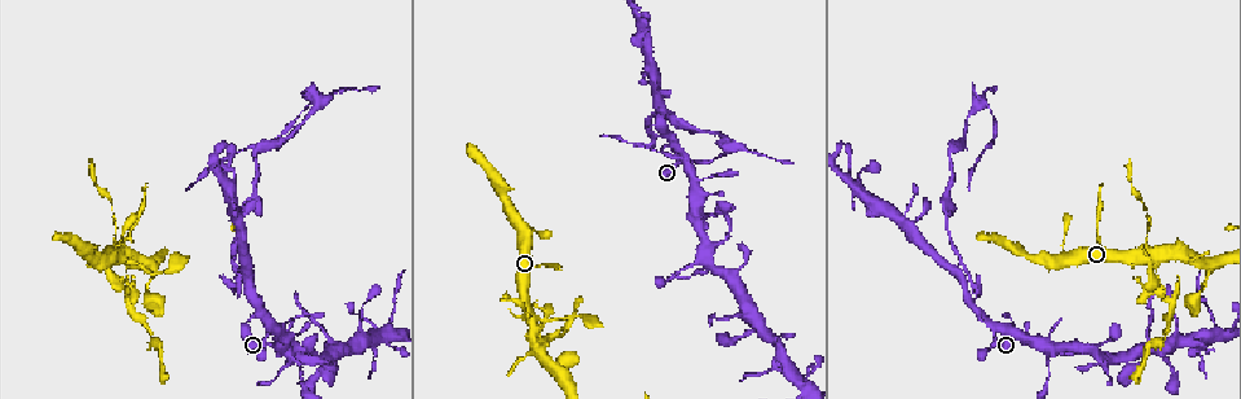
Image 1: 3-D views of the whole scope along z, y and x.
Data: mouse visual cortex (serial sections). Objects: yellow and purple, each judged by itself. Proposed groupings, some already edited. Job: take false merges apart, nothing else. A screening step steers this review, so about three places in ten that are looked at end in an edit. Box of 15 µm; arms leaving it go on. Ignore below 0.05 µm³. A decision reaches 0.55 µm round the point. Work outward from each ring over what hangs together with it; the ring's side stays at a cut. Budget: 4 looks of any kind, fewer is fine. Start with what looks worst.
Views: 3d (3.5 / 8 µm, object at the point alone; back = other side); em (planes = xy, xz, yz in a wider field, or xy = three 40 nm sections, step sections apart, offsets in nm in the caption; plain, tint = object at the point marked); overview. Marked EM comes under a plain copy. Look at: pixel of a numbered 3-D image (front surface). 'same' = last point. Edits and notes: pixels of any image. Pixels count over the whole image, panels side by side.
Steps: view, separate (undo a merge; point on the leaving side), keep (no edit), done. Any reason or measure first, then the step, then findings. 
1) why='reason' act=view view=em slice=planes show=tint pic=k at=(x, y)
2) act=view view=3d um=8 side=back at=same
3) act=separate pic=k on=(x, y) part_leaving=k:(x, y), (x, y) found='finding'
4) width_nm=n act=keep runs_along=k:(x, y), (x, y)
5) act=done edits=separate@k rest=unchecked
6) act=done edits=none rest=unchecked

why='narrows sharply' act=view view=3d um=3.5 pic=1 at=(1147, 232)

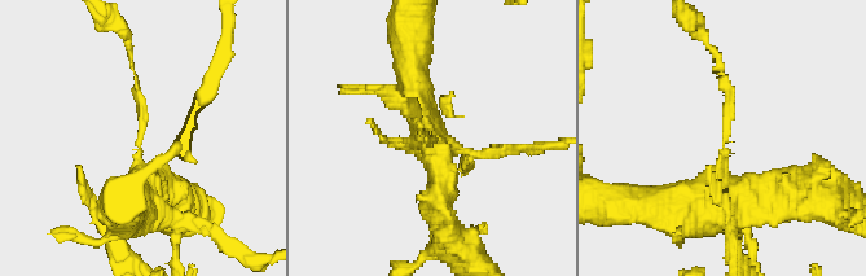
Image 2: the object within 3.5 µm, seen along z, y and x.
arm_widths_nm=100,350 why='now the EM' act=view view=em slice=xy step=2 show=tint pic=2 at=(432, 139)

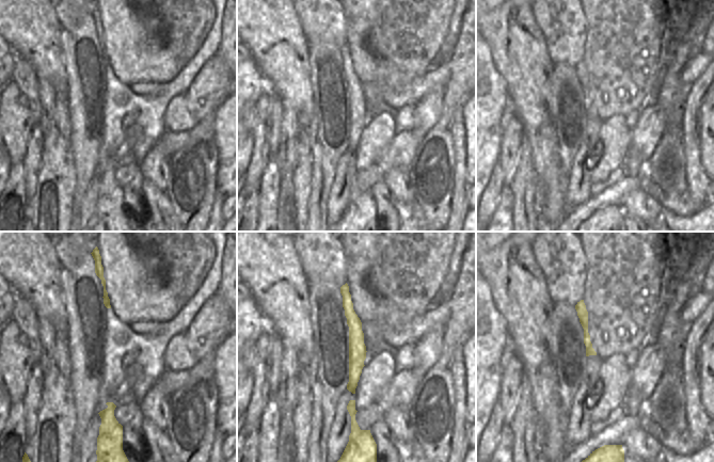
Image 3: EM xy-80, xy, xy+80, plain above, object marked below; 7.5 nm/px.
act=keep runs_along=3:(345, 287), (355, 332), (352, 388) found='continuous, no second cell'

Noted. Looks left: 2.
why='sharp bend' act=view view=3d um=3.5 pic=1 at=(271, 326)

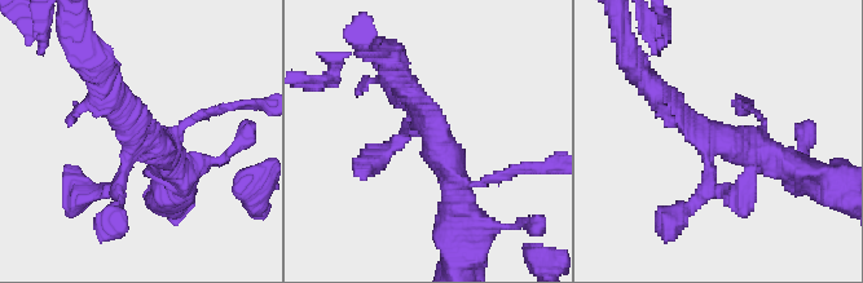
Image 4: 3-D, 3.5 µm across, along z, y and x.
arms=3 arm_widths_nm=150,250,350 act=view view=em slice=xy step=5 show=tint pic=4 at=(433, 144)

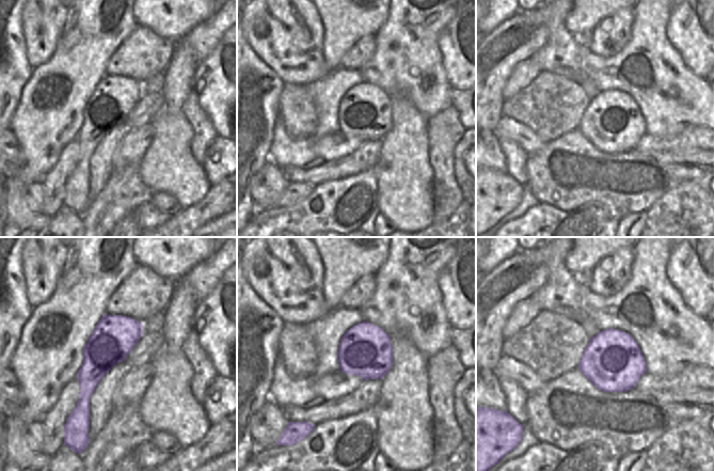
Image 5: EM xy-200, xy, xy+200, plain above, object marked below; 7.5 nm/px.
act=keep runs_along=4:(392, 146), (423, 125), (463, 212) found='all the same cell'

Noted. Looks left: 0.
act=done edits=none rest=unchecked

